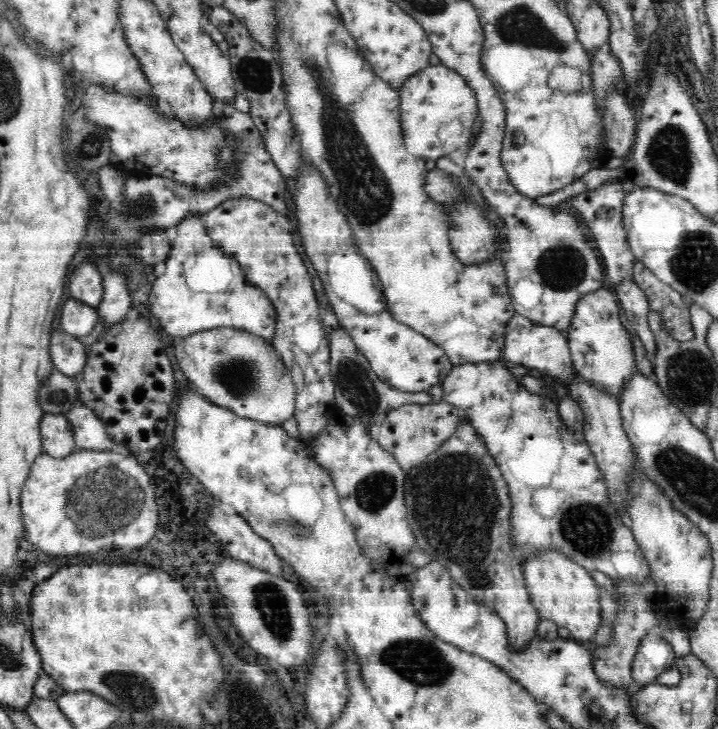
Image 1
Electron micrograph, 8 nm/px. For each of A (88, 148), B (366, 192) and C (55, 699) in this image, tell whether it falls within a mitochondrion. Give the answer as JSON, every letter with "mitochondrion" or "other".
{"A":"mitochondrion","B":"mitochondrion","C":"other"}

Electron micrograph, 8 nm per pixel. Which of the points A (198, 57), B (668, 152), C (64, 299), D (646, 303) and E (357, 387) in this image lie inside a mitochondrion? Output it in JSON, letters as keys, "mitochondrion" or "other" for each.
{"A":"other","B":"mitochondrion","C":"other","D":"other","E":"mitochondrion"}

